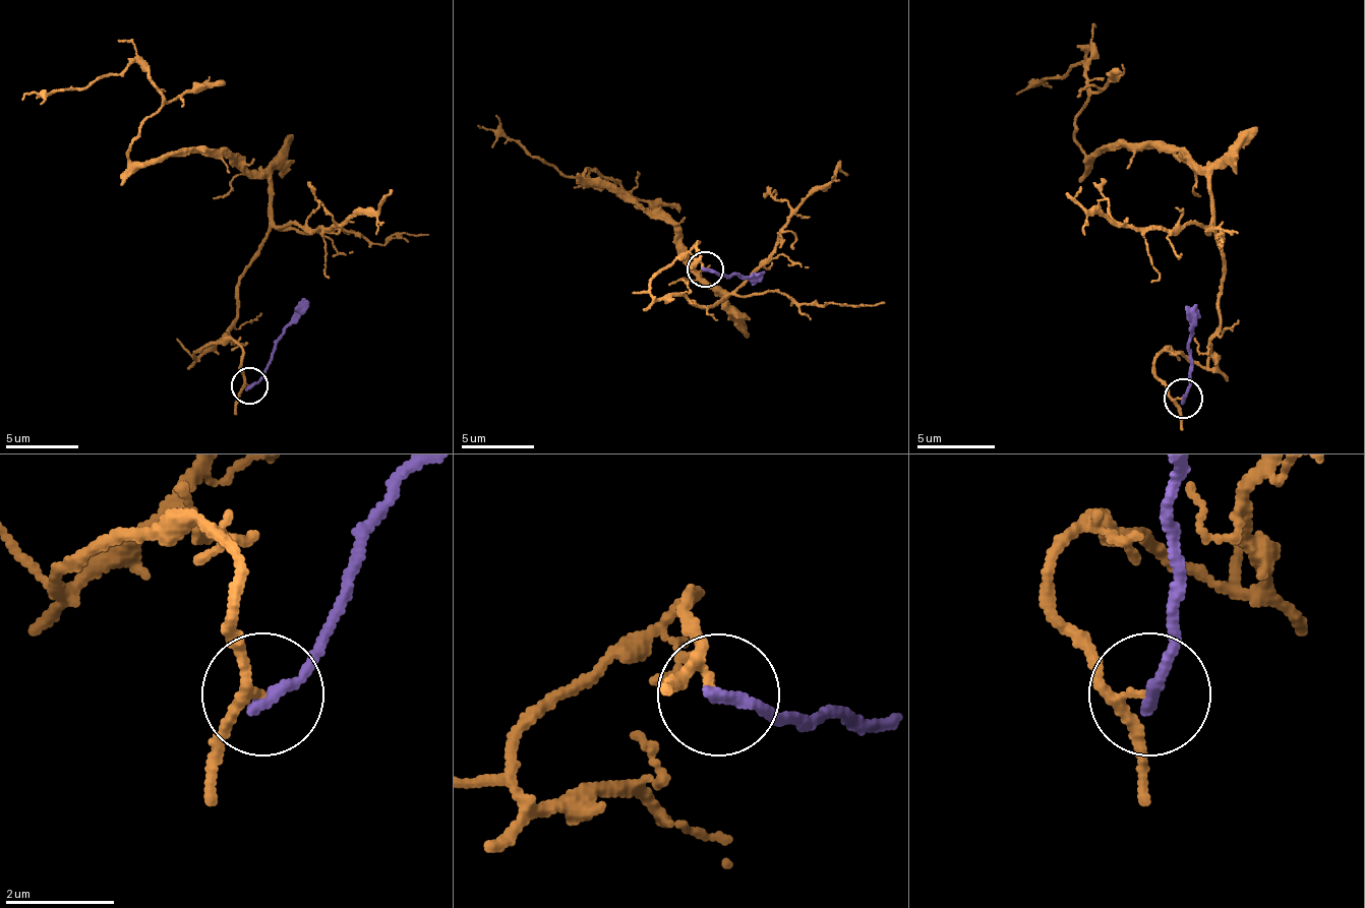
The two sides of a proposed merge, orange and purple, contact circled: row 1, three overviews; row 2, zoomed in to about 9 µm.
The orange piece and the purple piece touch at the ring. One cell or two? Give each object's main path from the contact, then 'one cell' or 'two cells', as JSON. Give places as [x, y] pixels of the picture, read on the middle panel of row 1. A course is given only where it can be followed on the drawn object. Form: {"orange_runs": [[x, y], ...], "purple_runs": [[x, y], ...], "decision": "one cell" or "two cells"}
{"orange_runs": [[704, 269], [697, 244], [660, 299], [725, 295], [674, 230], [584, 176], [616, 179], [478, 125]], "purple_runs": [[704, 269], [762, 281]], "decision": "two cells"}

